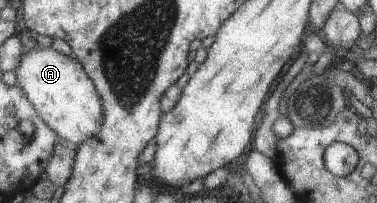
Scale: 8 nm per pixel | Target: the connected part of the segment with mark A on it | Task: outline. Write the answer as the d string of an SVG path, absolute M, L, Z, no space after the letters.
M37 46L23 58L16 75L17 83L24 89L34 108L43 116L48 125L60 135L60 138L66 139L71 145L78 147L84 141L88 141L94 135L99 134L100 127L103 126L102 101L96 92L96 85L88 76L83 64L76 57L62 55L62 53L58 53L56 49L51 47Z

